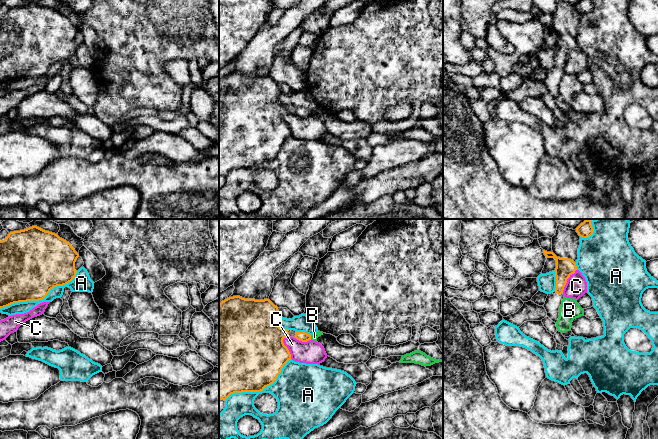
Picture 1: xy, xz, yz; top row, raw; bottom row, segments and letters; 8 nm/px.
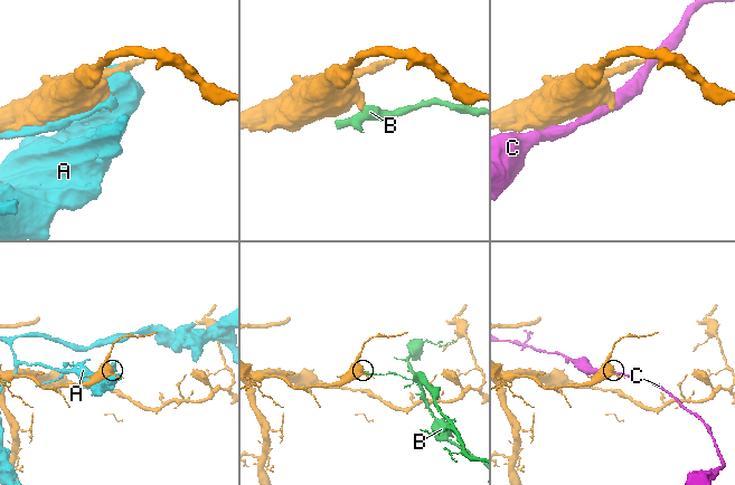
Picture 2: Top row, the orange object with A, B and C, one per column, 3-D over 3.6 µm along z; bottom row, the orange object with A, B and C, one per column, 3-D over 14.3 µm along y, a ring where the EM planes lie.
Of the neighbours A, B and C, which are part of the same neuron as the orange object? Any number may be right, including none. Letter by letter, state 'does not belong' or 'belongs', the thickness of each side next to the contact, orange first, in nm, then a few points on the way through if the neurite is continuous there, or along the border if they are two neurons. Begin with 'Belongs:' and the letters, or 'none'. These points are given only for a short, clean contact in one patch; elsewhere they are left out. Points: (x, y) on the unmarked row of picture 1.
Belongs: none
A: does not belong; 460 nm thick on the orange side, 100 nm on the other
B: does not belong; 80 nm thick on the orange side, 50 nm on the other; border along xz (310, 111), (311, 114)
C: does not belong; 460 nm thick on the orange side, 190 nm on the other

